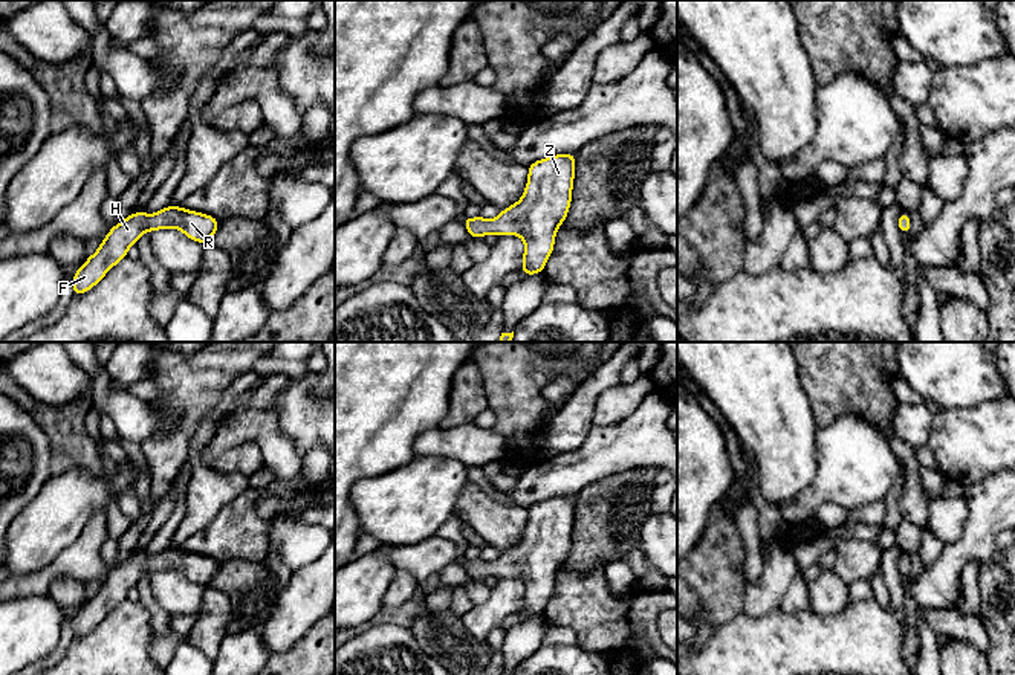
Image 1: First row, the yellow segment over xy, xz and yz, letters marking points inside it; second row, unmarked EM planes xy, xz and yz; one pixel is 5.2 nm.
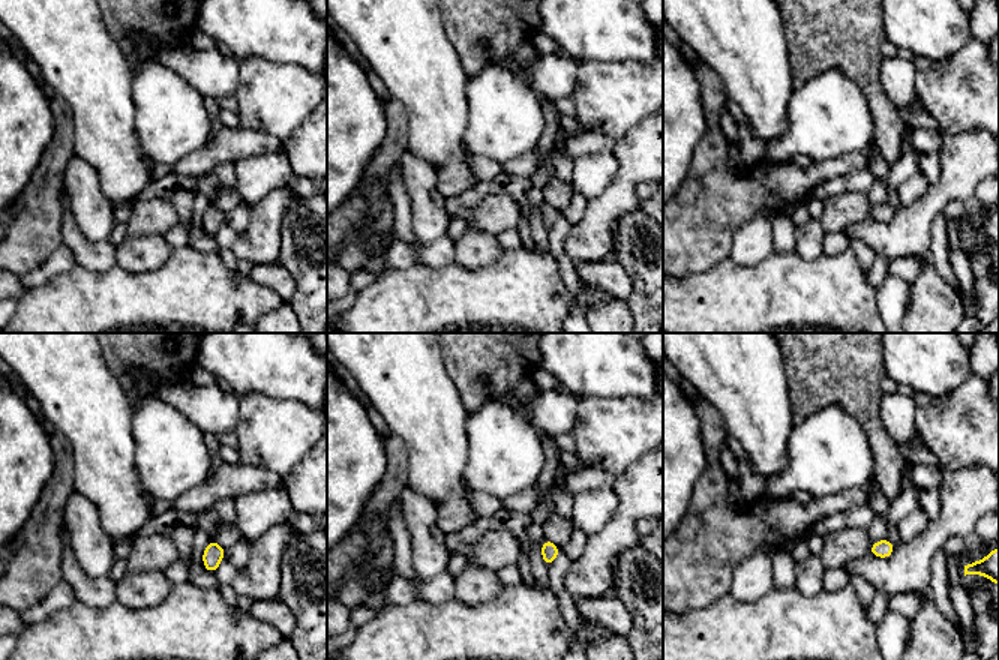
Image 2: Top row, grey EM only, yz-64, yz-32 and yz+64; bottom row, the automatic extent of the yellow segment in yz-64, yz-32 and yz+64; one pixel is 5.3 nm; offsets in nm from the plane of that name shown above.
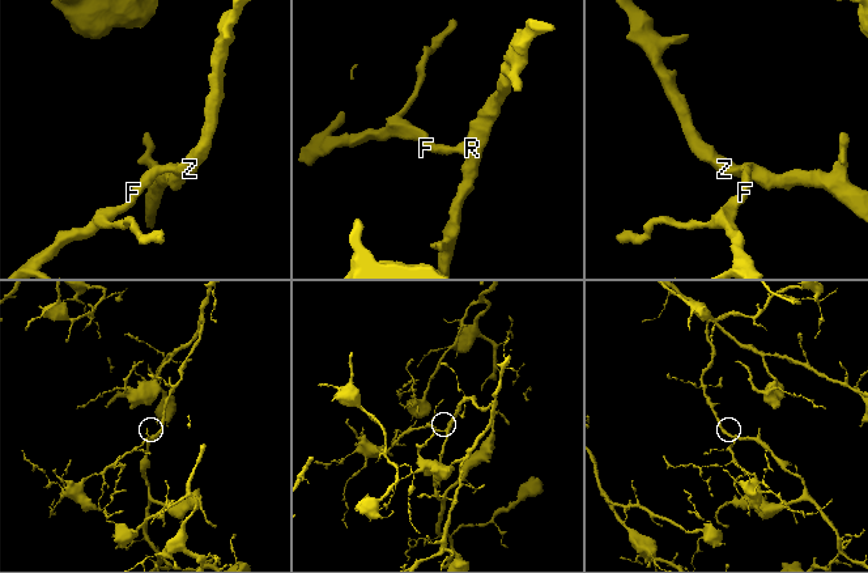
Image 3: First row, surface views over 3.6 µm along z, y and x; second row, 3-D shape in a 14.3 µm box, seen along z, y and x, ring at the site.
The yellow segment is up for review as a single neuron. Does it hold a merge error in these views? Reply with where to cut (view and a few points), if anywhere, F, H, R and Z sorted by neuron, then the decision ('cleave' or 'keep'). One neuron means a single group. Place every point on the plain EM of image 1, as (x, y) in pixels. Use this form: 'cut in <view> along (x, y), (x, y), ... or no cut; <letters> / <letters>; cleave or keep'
no cut; F H R Z; keep

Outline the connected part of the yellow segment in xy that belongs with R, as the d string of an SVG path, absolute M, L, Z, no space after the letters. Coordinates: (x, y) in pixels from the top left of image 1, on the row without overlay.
M174 547L151 557L145 553L130 556L121 565L110 570L99 591L75 614L72 620L73 635L79 638L96 628L113 608L127 599L128 589L136 588L136 583L148 571L154 574L176 570L190 582L208 586L220 565L208 556L188 553Z

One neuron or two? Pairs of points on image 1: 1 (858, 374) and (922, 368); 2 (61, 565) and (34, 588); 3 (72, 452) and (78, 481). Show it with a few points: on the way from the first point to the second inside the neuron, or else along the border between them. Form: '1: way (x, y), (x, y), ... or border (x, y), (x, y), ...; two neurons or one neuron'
1: border (896, 358), (899, 376); two neurons
2: way (55, 568), (40, 582); one neuron
3: border (103, 469), (97, 475), (68, 469), (51, 477); two neurons

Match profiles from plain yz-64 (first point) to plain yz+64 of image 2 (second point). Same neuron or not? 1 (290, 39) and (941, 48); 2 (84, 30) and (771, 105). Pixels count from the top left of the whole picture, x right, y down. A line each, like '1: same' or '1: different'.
1: same
2: same

